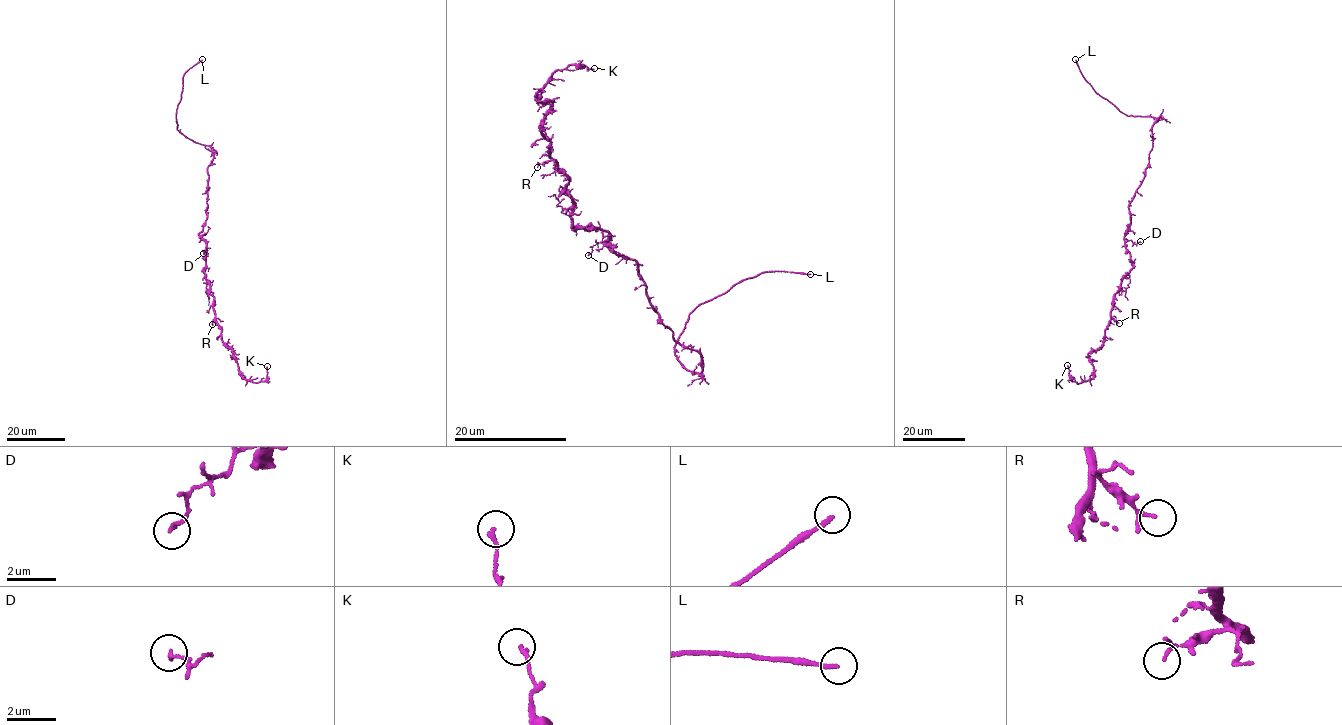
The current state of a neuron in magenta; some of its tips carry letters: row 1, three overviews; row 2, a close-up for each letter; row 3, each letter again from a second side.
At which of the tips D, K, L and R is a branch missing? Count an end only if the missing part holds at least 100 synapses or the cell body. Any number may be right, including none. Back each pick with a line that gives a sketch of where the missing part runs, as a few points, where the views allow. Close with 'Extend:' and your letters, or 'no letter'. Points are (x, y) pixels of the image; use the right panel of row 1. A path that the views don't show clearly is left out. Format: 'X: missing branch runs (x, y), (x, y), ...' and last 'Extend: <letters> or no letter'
L: missing branch runs (1075, 59), (1063, 48)
Extend: L

